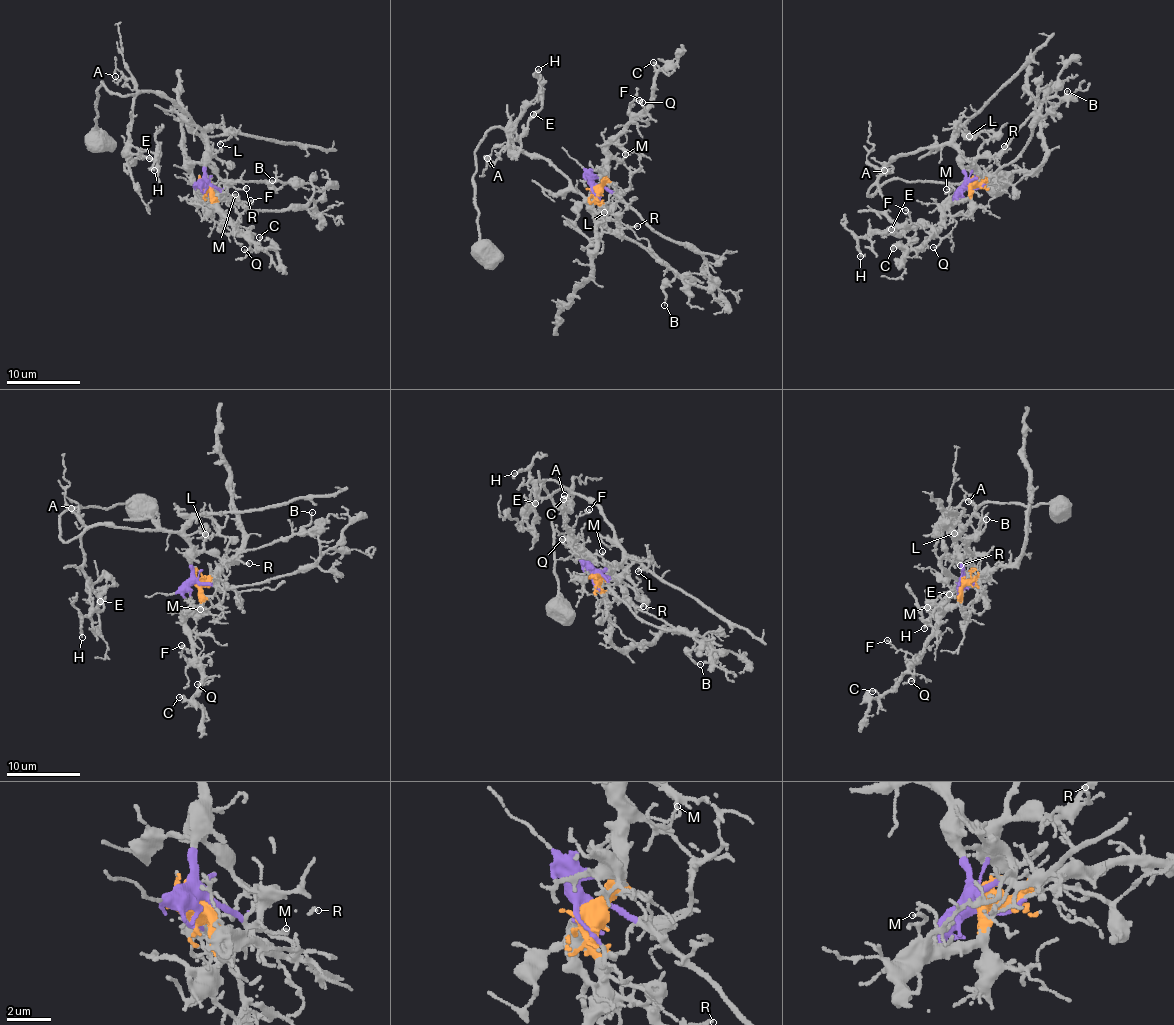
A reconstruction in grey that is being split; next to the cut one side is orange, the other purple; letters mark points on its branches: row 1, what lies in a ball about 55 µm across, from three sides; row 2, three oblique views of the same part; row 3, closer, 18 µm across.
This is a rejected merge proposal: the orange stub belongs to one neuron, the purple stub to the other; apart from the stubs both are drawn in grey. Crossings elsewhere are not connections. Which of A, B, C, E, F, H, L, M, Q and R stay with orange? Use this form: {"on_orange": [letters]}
{"on_orange": ["C", "F", "M", "Q"]}

